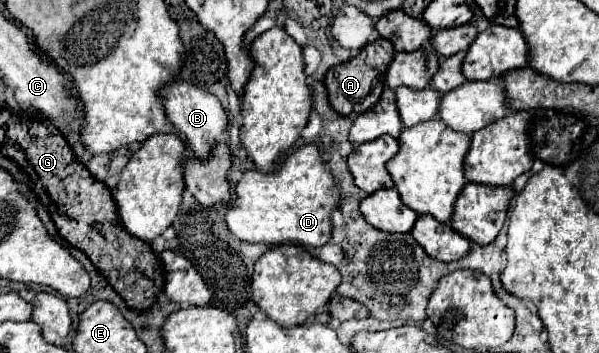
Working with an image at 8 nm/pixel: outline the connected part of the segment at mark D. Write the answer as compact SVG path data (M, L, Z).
M315 144L301 146L273 172L245 172L237 184L237 200L225 214L229 230L245 242L325 246L333 230L331 214L341 204L339 186L329 172Z

